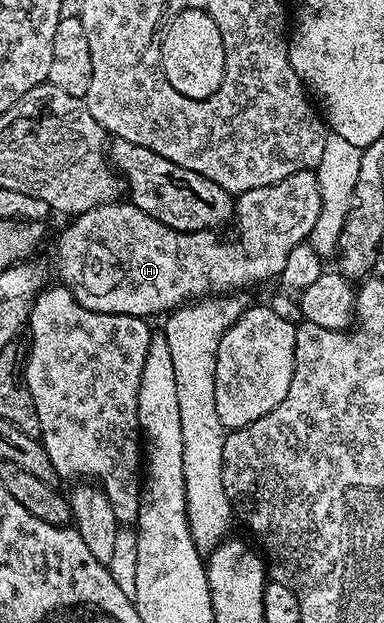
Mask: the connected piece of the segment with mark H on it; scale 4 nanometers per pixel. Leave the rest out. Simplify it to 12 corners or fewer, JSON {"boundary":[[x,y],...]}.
{"boundary":[[315,171],[237,195],[234,236],[126,200],[58,238],[95,313],[152,317],[275,279],[321,213]]}

